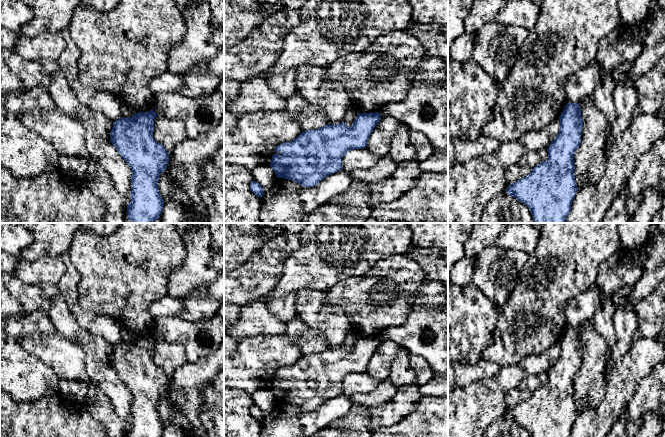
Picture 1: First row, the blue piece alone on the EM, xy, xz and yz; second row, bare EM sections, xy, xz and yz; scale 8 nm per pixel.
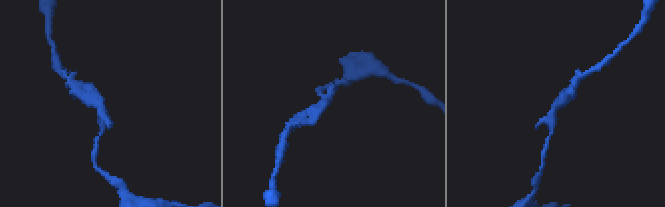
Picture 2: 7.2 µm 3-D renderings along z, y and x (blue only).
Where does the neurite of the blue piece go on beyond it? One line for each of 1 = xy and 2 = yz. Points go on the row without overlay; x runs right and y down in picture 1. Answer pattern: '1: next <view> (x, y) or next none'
1: next none
2: next none

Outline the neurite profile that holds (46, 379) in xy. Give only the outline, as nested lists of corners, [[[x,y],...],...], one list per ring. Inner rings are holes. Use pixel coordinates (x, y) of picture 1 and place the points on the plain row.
[[[14,339],[6,340],[5,349],[0,355],[1,376],[5,377],[5,381],[0,382],[0,391],[8,392],[18,401],[34,401],[60,393],[59,377],[35,356],[25,352]]]

